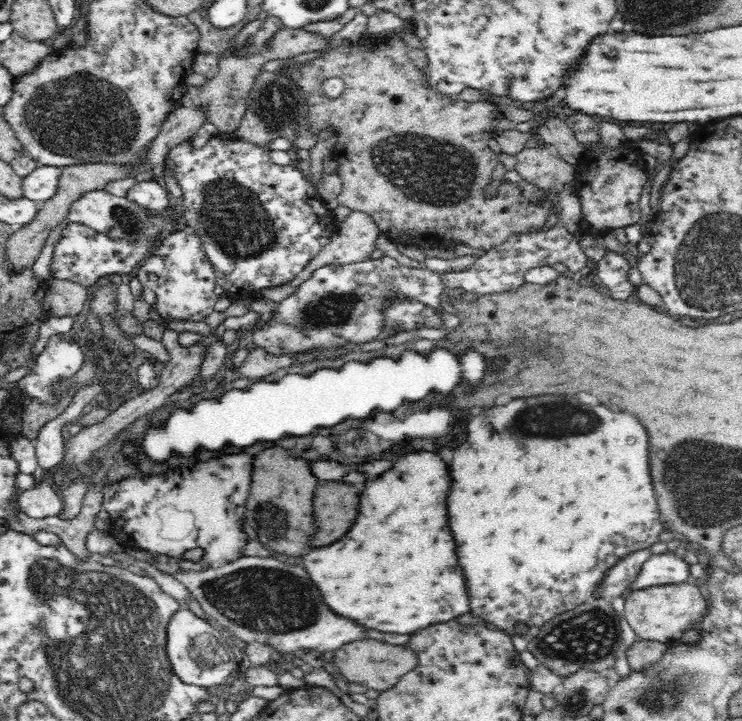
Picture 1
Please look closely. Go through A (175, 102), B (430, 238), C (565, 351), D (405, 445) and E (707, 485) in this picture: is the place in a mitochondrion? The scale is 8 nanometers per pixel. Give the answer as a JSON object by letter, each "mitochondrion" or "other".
{"A":"other","B":"other","C":"other","D":"other","E":"mitochondrion"}

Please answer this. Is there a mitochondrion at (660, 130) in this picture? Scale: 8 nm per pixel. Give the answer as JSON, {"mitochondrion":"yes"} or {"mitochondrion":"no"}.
{"mitochondrion":"no"}

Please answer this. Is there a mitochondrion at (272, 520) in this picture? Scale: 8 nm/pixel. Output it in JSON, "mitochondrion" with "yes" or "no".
{"mitochondrion":"yes"}

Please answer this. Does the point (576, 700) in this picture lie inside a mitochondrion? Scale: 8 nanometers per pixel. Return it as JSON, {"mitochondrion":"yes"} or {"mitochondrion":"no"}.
{"mitochondrion":"yes"}

